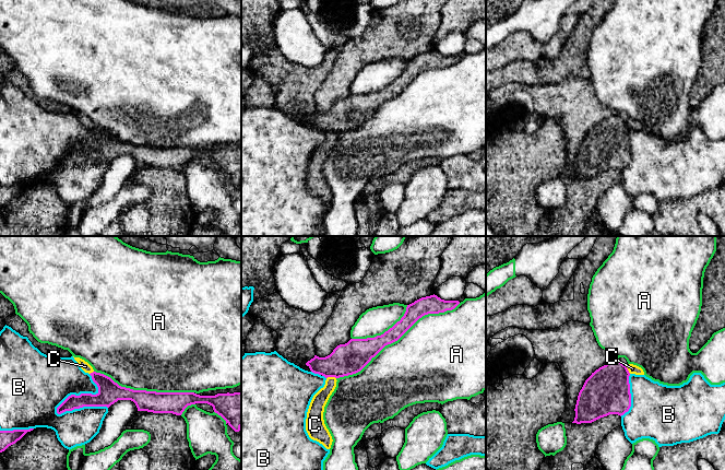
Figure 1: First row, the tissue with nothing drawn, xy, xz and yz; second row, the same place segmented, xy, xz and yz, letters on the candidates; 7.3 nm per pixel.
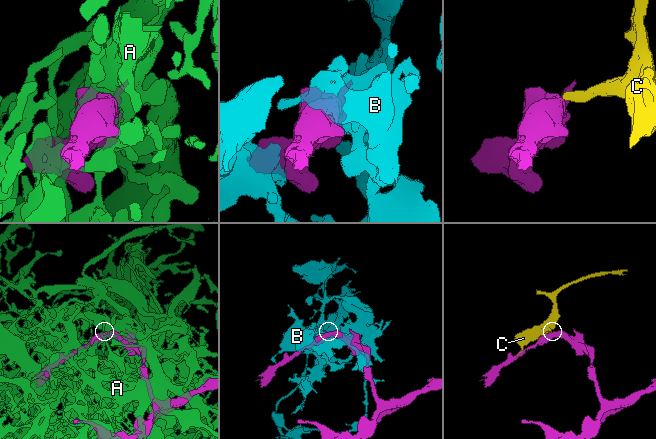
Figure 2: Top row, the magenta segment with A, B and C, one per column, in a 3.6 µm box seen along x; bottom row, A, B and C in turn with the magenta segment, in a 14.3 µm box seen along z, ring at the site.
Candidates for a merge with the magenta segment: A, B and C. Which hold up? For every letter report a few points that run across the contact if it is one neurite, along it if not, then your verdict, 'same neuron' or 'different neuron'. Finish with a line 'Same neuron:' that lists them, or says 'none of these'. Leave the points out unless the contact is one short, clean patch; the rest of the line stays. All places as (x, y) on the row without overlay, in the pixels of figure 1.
A: different neuron
B: different neuron
C: line xz (335, 132), (327, 133); different neuron
Same neuron: none of these

